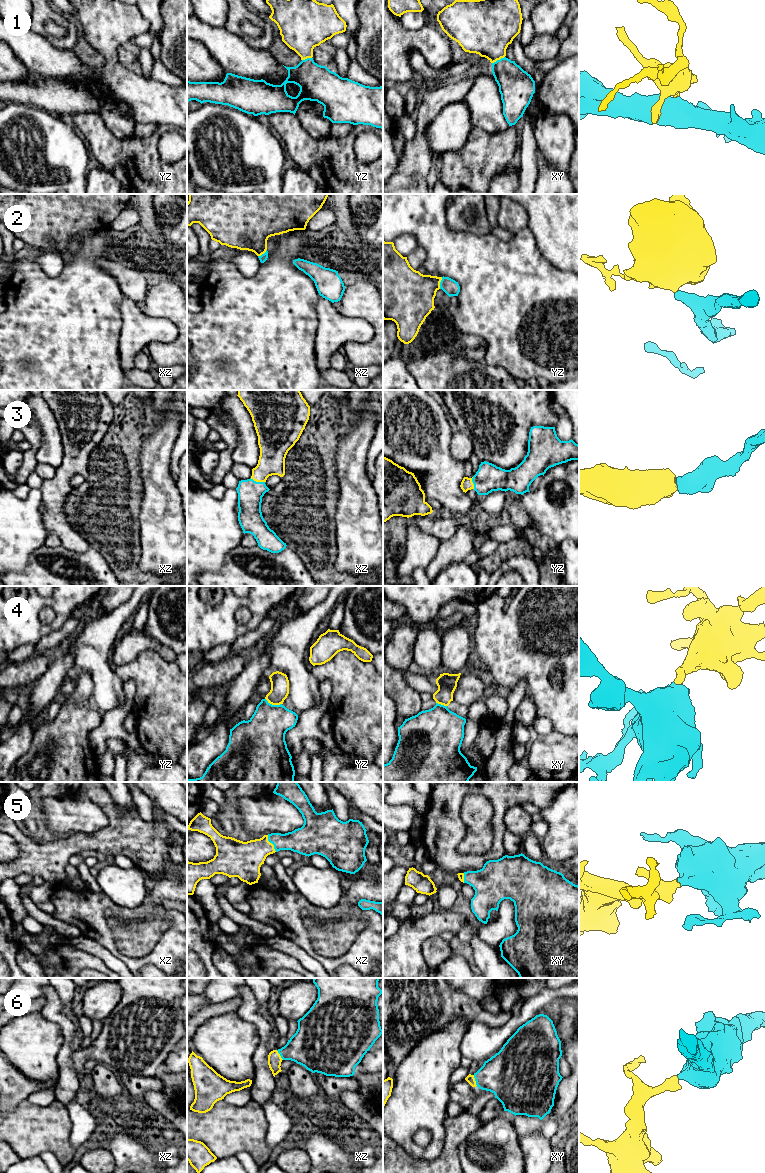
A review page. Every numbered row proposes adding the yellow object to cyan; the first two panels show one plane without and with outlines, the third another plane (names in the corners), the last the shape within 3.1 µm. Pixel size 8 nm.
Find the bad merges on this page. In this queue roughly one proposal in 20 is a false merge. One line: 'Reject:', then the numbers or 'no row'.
Reject: no row

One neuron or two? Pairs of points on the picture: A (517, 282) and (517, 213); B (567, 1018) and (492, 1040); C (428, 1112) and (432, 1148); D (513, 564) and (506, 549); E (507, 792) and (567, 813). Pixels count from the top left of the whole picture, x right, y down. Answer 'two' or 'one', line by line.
A: two
B: two
C: one
D: two
E: two

